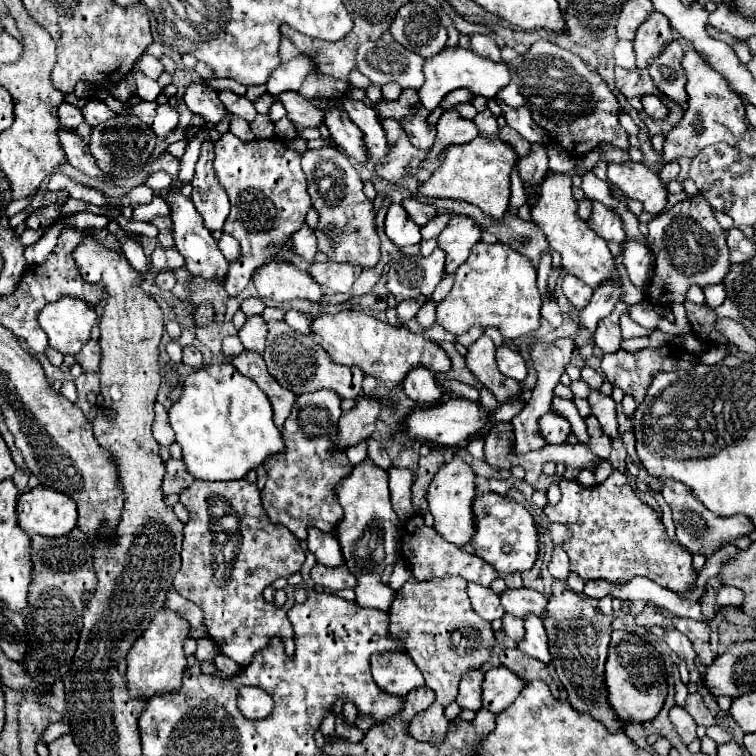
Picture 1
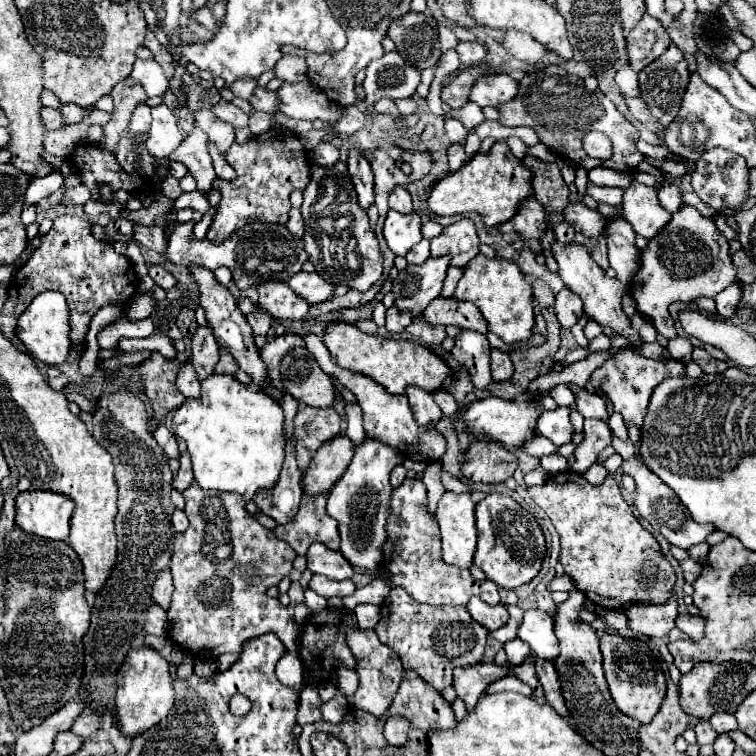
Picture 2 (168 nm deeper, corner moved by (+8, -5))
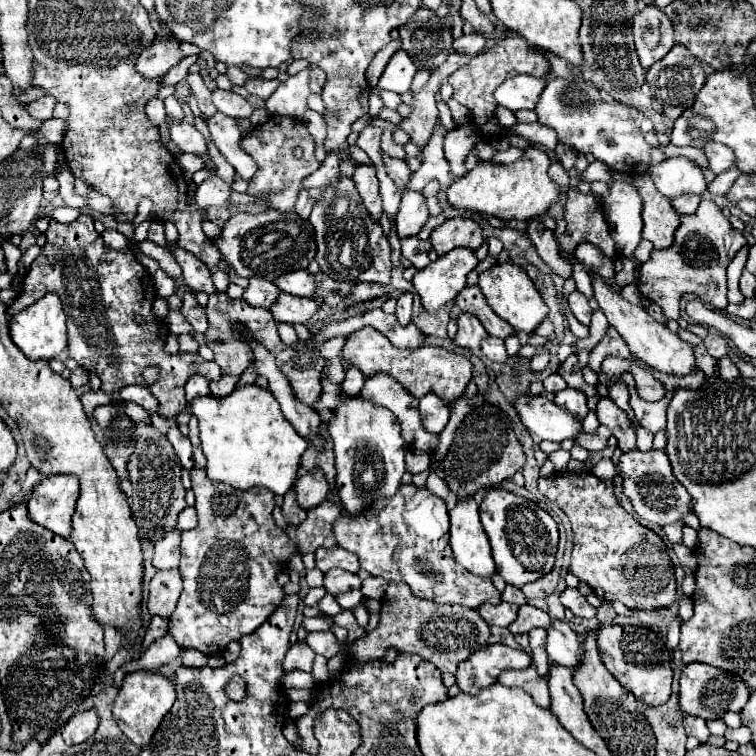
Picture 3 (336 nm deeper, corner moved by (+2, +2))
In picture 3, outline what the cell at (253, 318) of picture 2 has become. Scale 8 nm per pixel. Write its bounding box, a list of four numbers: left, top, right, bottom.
[244,277,278,309]

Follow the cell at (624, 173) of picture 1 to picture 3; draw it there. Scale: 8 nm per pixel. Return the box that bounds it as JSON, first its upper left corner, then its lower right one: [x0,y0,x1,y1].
[634,173,680,249]

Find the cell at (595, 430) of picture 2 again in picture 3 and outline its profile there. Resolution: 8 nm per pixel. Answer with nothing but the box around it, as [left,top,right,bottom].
[596,397,636,451]

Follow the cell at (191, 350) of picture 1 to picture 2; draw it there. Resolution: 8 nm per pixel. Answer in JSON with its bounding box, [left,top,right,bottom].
[176,360,200,398]

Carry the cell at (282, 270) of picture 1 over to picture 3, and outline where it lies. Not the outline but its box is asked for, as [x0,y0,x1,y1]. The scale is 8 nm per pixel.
[270,291,318,325]

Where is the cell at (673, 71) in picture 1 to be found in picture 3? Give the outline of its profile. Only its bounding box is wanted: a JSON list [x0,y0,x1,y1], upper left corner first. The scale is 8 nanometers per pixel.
[646,45,706,121]

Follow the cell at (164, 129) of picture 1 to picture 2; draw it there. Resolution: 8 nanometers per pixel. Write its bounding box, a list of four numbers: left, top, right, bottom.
[146,104,184,158]

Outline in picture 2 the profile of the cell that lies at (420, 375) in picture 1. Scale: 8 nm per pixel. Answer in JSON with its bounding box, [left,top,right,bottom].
[408,388,442,428]

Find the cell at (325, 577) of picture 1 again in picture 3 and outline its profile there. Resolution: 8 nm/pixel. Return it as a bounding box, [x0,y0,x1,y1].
[324,569,362,595]

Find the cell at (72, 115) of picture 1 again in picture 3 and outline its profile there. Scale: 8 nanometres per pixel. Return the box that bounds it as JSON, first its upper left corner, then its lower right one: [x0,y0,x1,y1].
[26,95,56,121]

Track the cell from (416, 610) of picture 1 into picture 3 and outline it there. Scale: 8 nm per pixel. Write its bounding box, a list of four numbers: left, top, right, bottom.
[348,583,490,673]

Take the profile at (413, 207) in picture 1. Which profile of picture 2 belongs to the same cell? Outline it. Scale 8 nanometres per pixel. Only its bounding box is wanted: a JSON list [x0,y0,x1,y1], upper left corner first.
[388,186,412,212]

